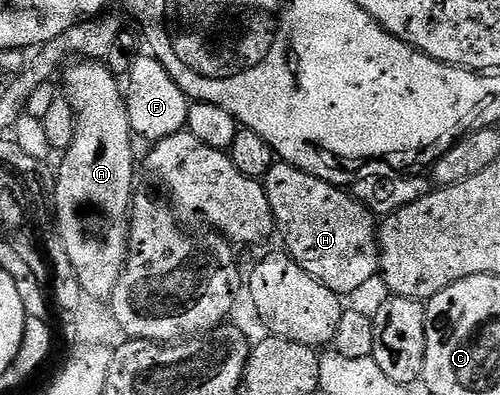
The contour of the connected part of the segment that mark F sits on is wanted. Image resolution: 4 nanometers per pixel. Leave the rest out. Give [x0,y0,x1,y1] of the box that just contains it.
[124,54,191,144]

